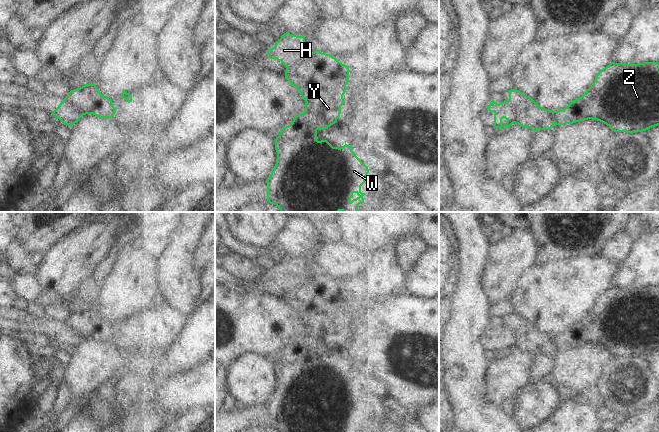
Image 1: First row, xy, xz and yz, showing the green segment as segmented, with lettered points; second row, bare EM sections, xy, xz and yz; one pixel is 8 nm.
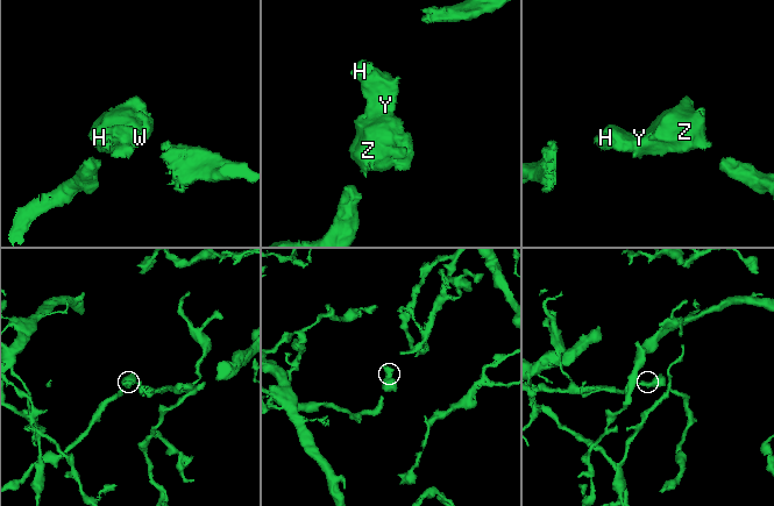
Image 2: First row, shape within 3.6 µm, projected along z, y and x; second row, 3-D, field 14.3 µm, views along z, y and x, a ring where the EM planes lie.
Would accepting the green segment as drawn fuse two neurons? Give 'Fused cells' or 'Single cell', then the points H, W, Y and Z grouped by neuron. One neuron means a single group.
Fused cells. Groups: H / W Y Z

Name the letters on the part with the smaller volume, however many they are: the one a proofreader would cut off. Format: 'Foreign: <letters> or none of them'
Foreign: H.

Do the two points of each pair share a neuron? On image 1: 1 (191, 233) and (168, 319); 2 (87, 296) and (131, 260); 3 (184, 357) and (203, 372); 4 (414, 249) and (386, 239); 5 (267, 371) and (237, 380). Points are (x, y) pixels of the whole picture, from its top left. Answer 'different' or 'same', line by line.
1: same
2: same
3: different
4: different
5: same

